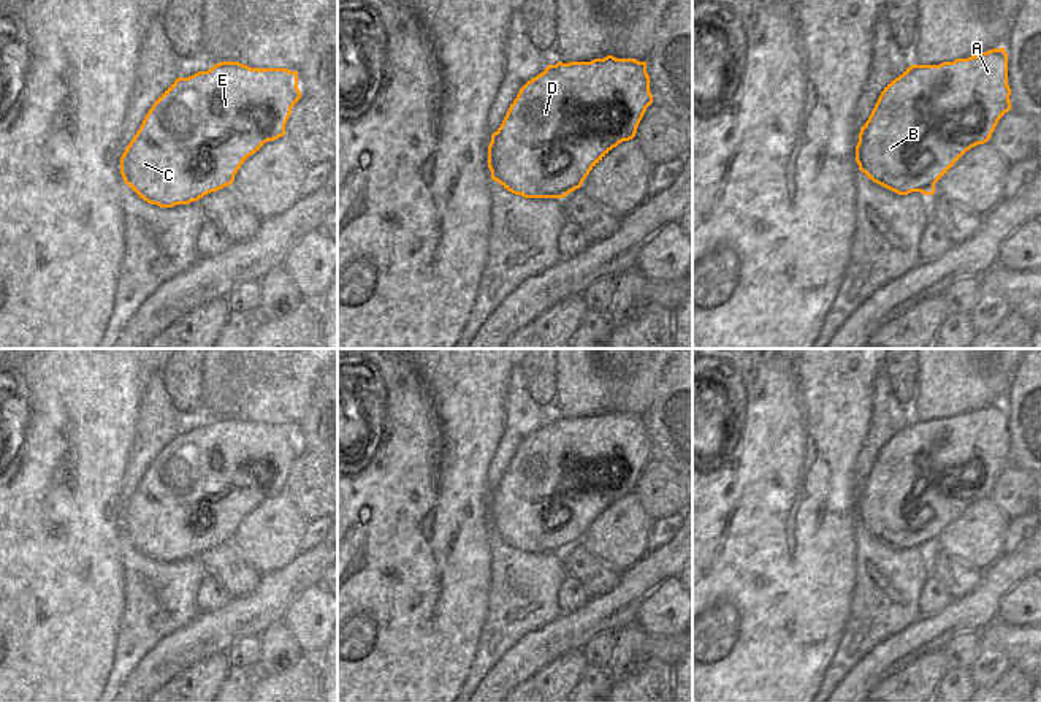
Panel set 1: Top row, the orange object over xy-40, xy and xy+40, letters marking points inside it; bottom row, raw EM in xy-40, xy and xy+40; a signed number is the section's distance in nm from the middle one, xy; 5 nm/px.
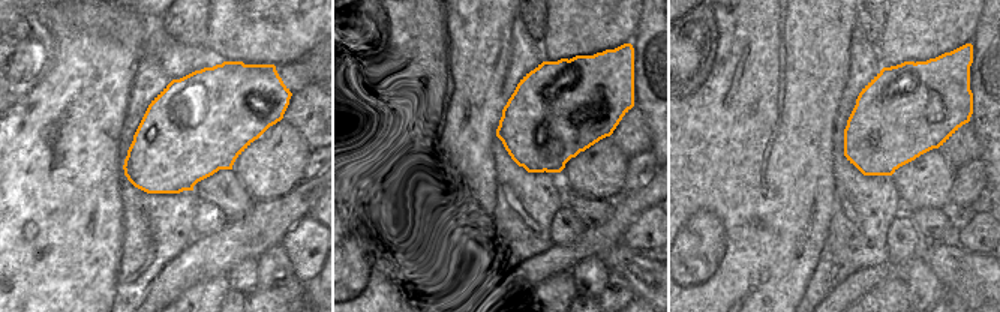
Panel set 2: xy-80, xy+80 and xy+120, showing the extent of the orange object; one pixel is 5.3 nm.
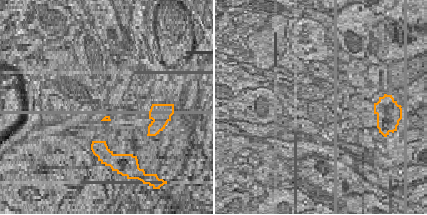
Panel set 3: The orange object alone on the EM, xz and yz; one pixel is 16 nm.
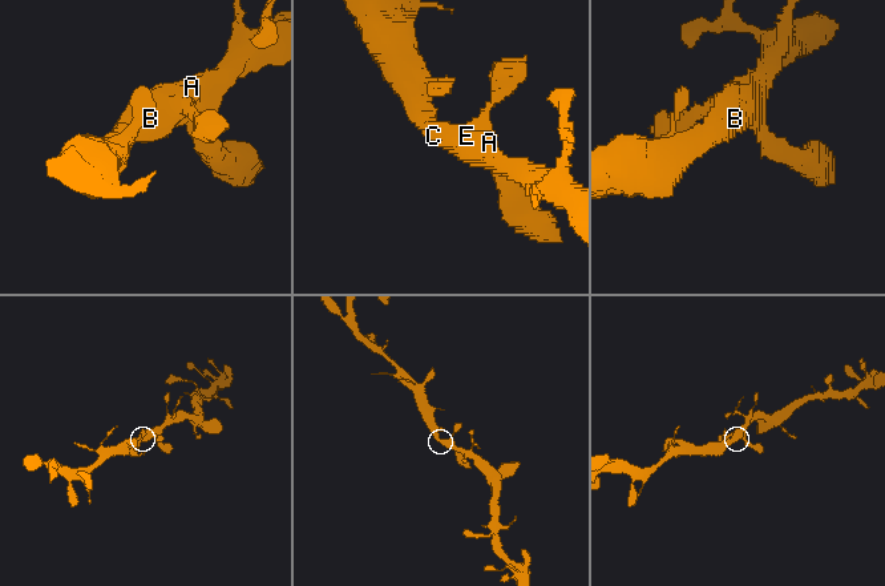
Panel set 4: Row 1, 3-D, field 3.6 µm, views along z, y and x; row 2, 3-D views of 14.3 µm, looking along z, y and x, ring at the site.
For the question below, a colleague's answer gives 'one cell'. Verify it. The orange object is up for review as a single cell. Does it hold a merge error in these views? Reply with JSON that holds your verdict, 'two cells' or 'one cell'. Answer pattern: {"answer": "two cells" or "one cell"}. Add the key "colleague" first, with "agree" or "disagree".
{"colleague": "agree", "answer": "one cell"}

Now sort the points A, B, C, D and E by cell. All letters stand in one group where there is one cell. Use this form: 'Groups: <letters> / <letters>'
Groups: A B C D E

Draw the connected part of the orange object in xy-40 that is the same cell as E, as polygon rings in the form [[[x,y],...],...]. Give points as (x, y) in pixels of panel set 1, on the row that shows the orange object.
[[[220,62],[208,71],[177,78],[152,105],[120,157],[124,182],[160,208],[189,204],[231,185],[241,165],[260,147],[285,135],[292,108],[301,98],[298,71],[250,68]]]

